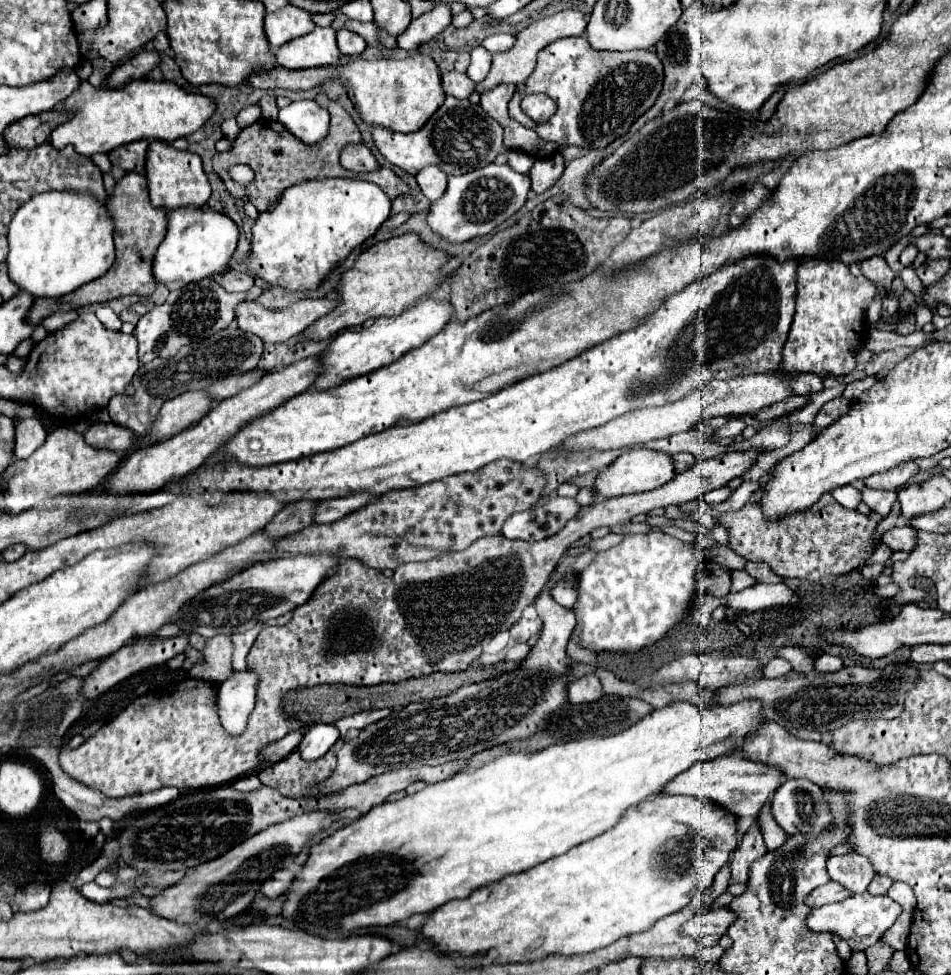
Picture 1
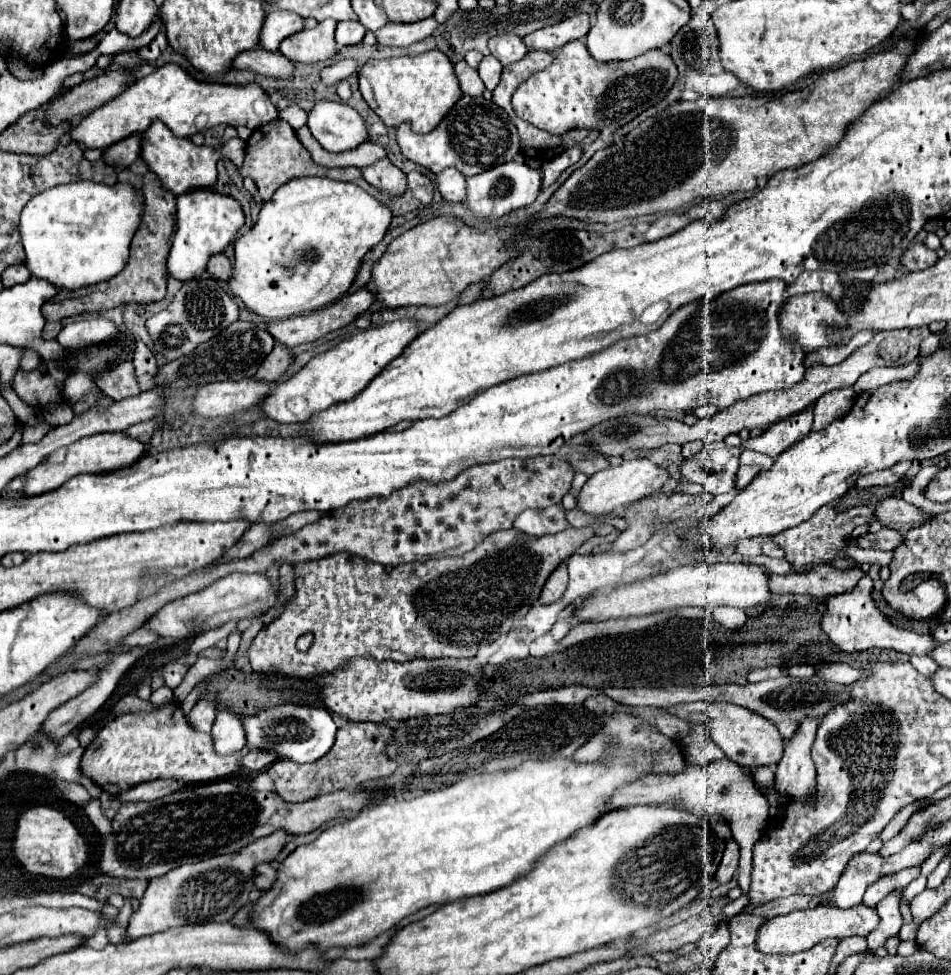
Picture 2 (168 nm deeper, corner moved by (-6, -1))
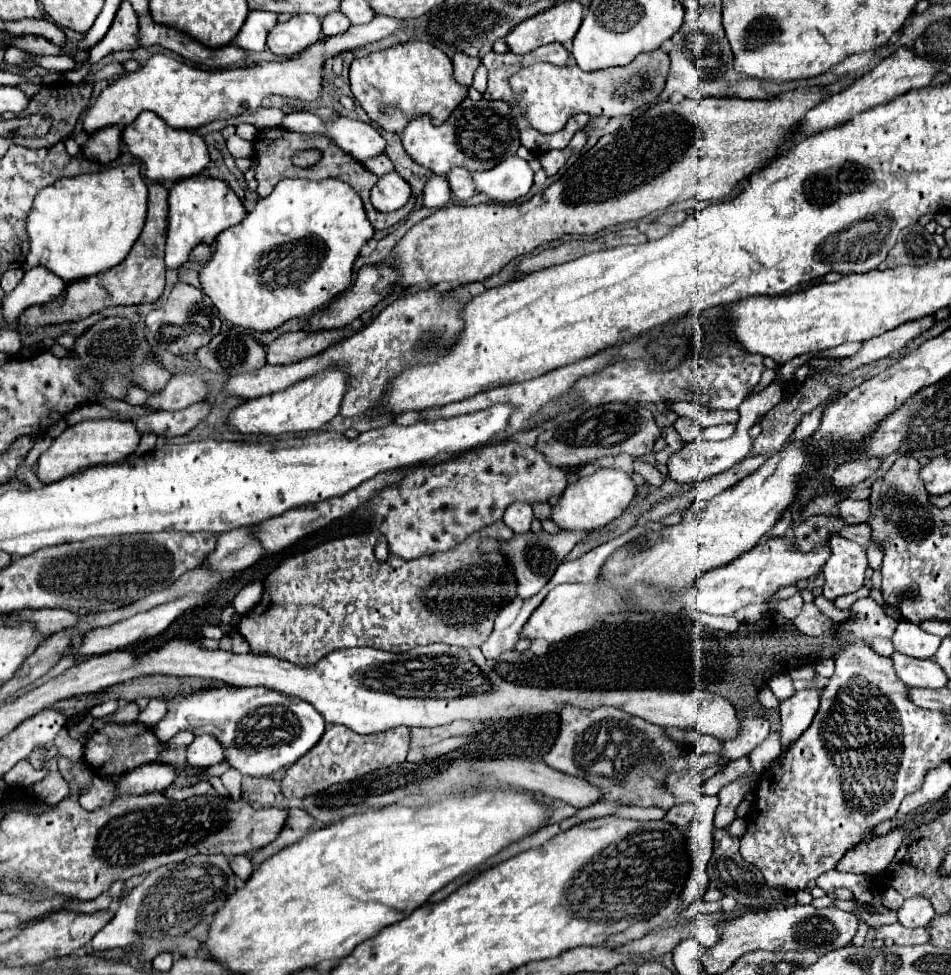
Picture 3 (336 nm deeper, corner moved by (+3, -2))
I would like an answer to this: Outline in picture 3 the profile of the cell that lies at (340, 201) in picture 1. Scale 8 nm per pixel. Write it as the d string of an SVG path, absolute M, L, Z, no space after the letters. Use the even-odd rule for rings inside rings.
M286 178L238 226L216 236L216 250L198 278L204 294L234 326L272 332L344 292L352 282L354 260L372 234L362 200L346 182Z

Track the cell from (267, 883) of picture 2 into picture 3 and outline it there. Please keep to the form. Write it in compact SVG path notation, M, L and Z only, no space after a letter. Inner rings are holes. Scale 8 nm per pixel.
M230 856L228 860L230 860L232 872L234 872L240 880L248 880L248 878L250 878L254 866L252 866L252 862L250 862L248 856Z

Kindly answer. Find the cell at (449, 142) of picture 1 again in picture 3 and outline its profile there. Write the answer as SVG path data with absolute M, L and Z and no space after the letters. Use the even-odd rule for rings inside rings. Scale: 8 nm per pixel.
M466 98L440 126L434 126L430 116L414 118L402 132L402 144L414 162L418 162L424 168L430 168L436 174L446 174L452 166L462 166L468 170L490 170L504 158L516 154L520 138L516 116L512 114L508 102L474 102Z

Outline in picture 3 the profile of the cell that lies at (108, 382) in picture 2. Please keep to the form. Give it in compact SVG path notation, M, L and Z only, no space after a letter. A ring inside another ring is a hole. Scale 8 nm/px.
M130 388L130 392L127 393L124 401L132 406L139 406L139 404L146 404L146 400L150 396L154 396L154 392L148 392L142 388Z

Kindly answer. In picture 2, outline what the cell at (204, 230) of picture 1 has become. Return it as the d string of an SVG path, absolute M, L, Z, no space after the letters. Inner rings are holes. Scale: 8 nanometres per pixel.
M211 189L179 195L173 245L167 259L169 275L179 281L201 277L203 271L207 269L207 259L211 259L211 255L223 253L231 245L243 223L245 223L245 215L241 211L241 205L233 197L219 195Z

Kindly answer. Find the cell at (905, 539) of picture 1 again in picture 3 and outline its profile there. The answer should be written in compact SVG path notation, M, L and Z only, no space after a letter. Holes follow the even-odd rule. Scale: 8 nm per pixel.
M852 524L852 526L844 526L838 534L844 536L844 538L848 538L848 540L854 540L854 542L858 542L862 546L868 546L870 532L872 530L870 530L868 524Z

